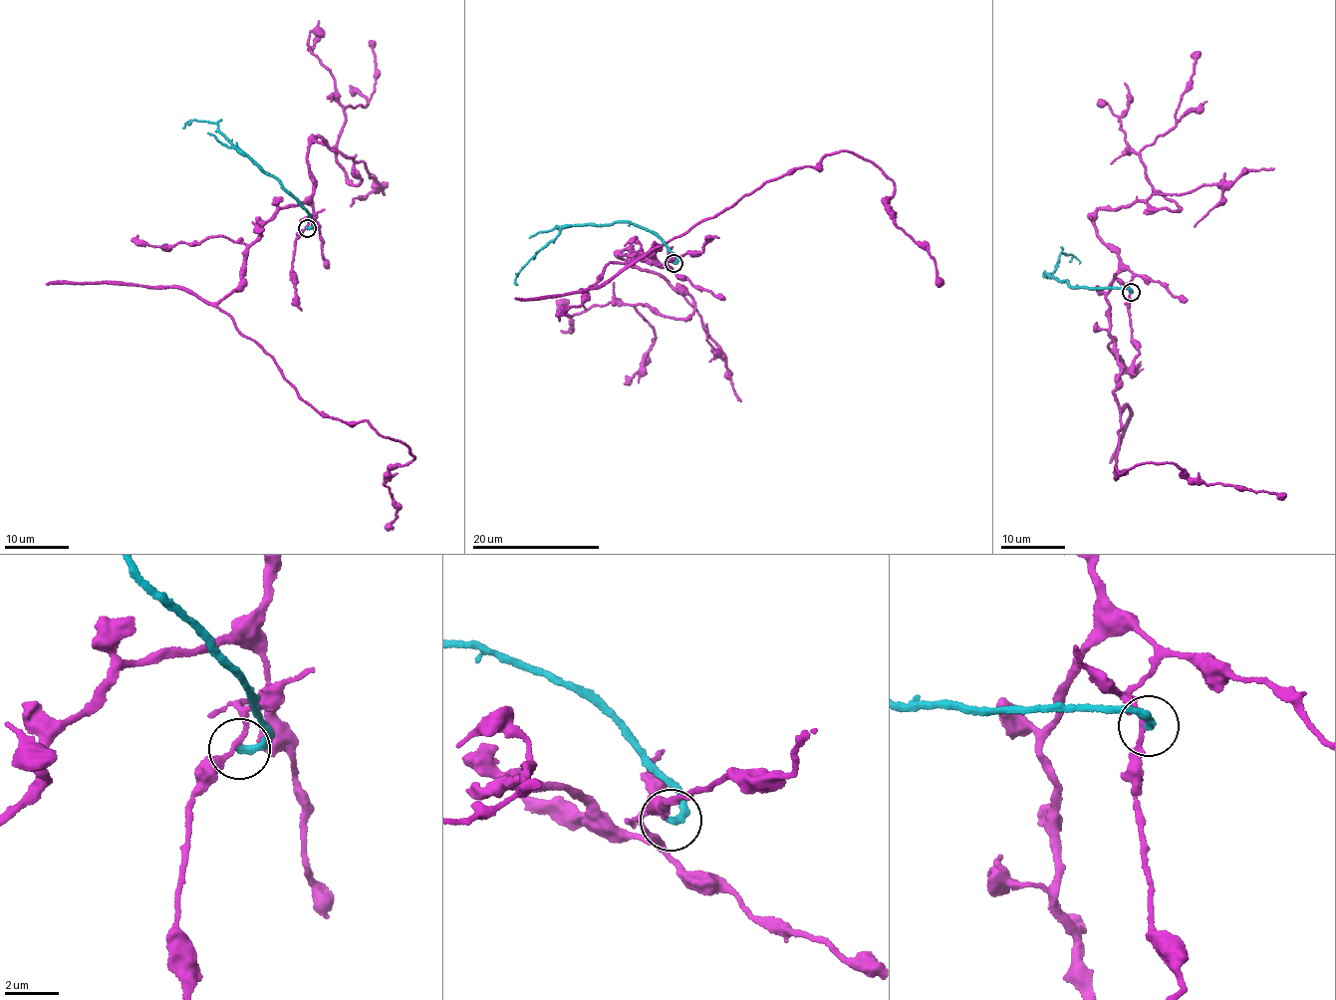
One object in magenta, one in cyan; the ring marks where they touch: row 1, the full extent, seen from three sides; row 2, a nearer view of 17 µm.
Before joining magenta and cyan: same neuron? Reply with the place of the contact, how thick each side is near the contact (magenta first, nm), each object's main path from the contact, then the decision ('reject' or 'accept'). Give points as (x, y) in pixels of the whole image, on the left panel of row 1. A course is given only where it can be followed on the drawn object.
(307, 228) | 170/300 nm | magenta via (307, 226), (312, 204), (278, 211), (217, 307), (297, 395), (405, 443), (414, 458), (384, 482), (388, 526) | cyan via (306, 228), (313, 225), (291, 194), (275, 177), (258, 167), (235, 147), (212, 123), (192, 120), (182, 127) | reject

